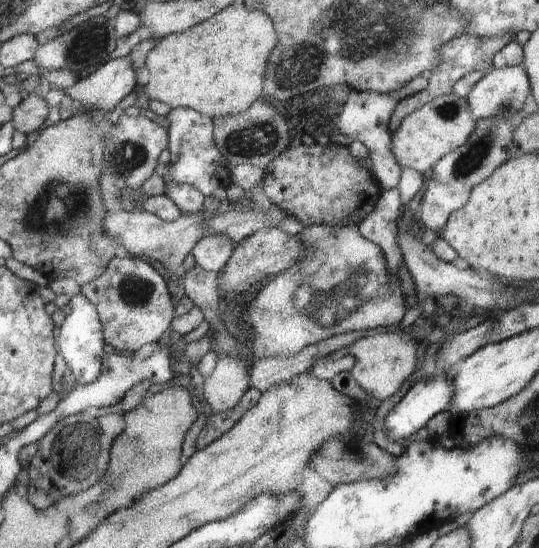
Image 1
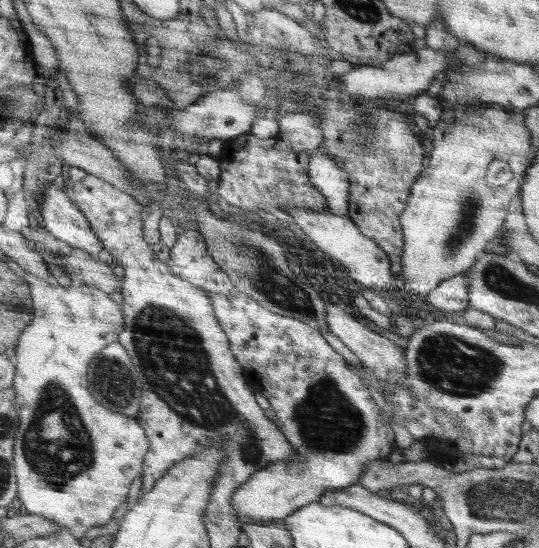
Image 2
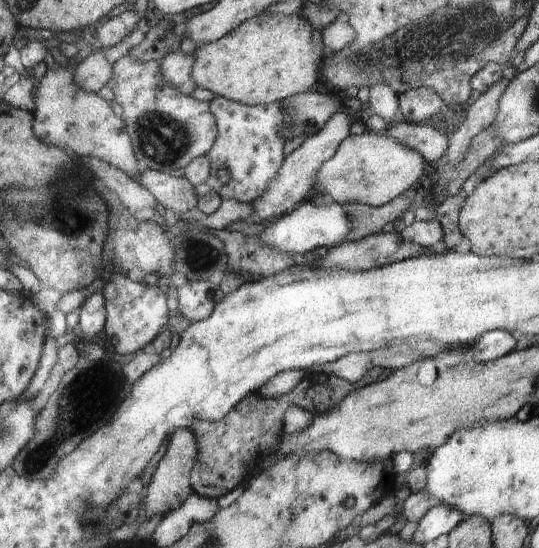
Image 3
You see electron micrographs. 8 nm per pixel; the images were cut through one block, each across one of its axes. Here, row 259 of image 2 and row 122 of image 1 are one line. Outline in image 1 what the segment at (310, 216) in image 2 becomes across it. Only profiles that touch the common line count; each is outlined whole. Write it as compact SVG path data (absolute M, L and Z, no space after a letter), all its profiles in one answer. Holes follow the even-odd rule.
M420 75L414 78L406 86L400 88L399 91L389 93L377 93L374 91L356 92L351 90L349 96L346 96L346 102L342 107L342 112L338 116L336 122L336 130L342 136L348 136L350 140L358 140L366 146L370 158L372 158L372 170L374 170L375 178L383 190L397 188L401 168L398 166L398 160L392 154L391 134L388 130L390 117L396 108L396 105L409 96L422 92L428 86L429 80Z

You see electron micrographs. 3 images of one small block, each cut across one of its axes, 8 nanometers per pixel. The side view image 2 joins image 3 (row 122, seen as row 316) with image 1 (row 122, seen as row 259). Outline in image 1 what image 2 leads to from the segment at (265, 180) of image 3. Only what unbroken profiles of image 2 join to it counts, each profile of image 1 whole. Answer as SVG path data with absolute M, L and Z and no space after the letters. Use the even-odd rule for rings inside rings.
M180 107L171 109L165 117L172 132L172 148L168 148L170 162L162 169L162 176L167 173L172 182L190 184L204 196L212 196L218 188L228 188L232 184L232 170L214 142L214 118Z

